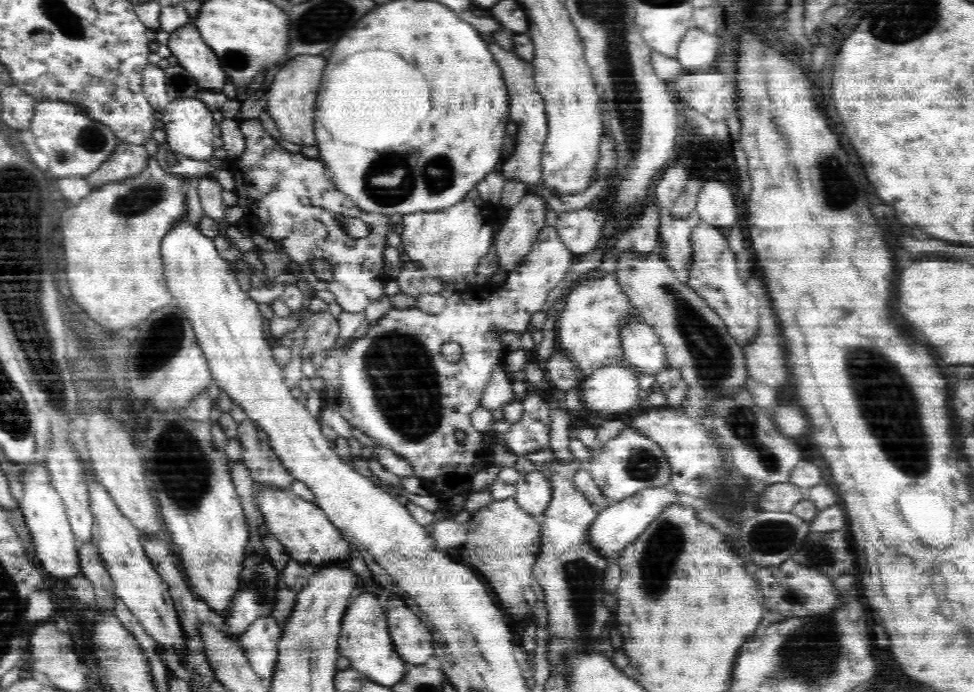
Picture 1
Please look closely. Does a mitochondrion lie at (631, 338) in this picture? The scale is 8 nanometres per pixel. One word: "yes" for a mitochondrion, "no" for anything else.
no

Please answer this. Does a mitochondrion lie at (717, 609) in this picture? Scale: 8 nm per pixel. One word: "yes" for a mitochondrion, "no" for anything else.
no

